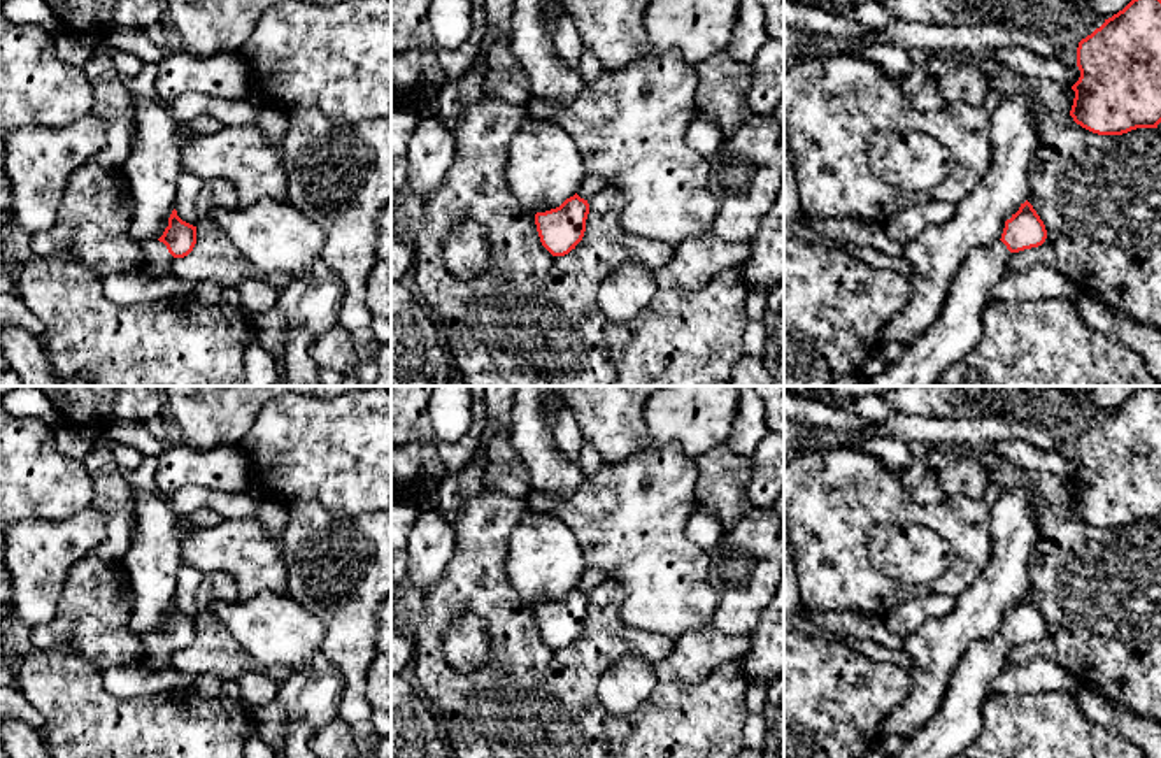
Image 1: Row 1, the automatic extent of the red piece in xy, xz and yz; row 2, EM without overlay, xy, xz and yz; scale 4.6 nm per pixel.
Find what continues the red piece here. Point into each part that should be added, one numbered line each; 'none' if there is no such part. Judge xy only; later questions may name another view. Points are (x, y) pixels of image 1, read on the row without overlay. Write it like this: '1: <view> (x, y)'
1: xy (158, 655)

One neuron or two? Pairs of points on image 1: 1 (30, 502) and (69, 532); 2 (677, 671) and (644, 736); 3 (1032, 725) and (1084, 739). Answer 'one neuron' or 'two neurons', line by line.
1: two neurons
2: two neurons
3: one neuron

